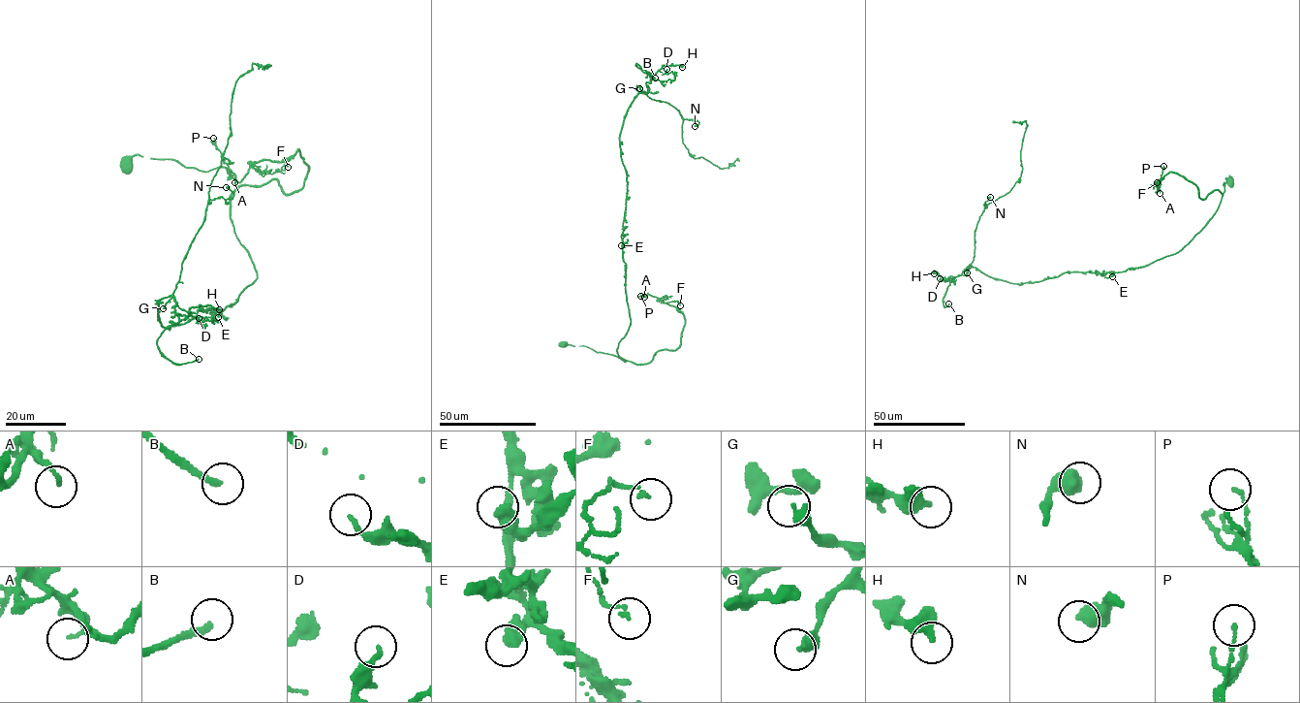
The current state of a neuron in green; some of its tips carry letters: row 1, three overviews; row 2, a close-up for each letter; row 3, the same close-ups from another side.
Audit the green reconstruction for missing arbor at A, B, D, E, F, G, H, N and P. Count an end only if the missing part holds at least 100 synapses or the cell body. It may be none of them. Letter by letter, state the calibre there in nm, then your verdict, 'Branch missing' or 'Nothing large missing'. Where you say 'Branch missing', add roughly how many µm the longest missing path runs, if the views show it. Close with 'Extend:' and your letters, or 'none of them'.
A: Thickness 110 nm. Nothing large missing
B: Thickness 240 nm. Branch missing. Missing length about 70 µm
D: Thickness 170 nm. Nothing large missing
E: Thickness 440 nm. Nothing large missing
F: Thickness 120 nm. Nothing large missing
G: Thickness 420 nm. Nothing large missing
H: Thickness 300 nm. Nothing large missing
N: Thickness 500 nm. Nothing large missing
P: Thickness 120 nm. Nothing large missing
Extend: B

